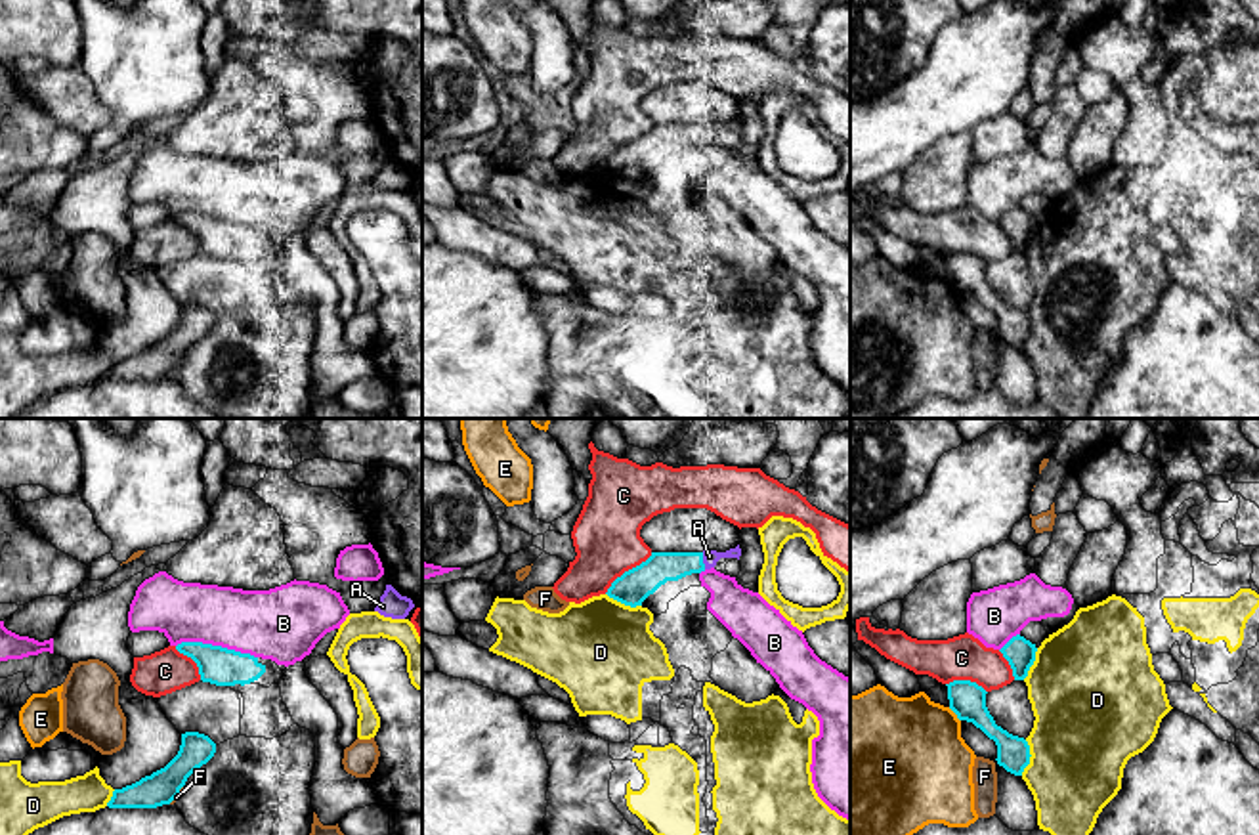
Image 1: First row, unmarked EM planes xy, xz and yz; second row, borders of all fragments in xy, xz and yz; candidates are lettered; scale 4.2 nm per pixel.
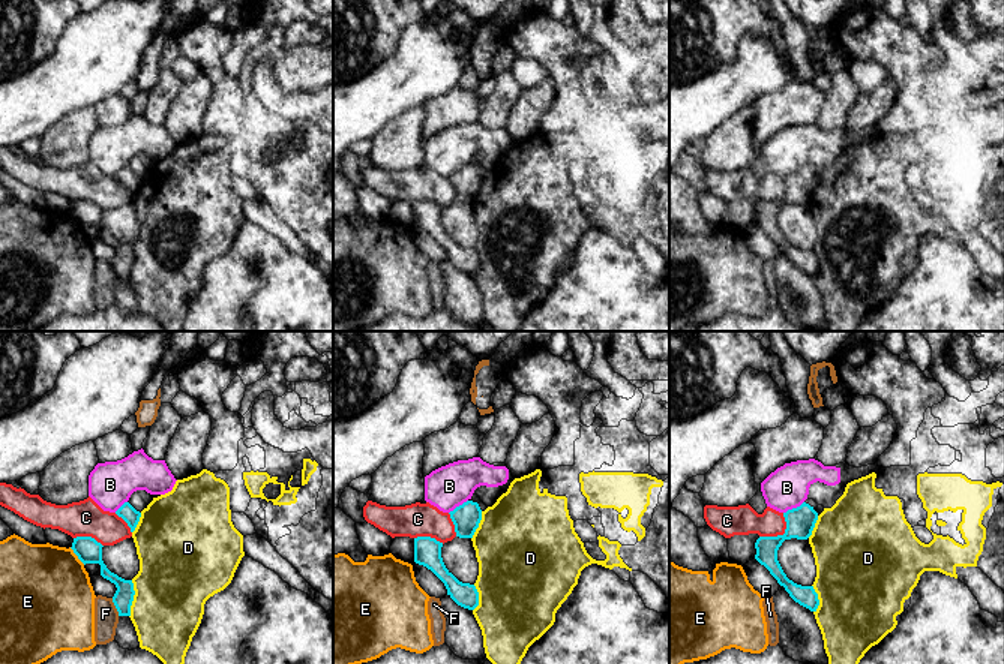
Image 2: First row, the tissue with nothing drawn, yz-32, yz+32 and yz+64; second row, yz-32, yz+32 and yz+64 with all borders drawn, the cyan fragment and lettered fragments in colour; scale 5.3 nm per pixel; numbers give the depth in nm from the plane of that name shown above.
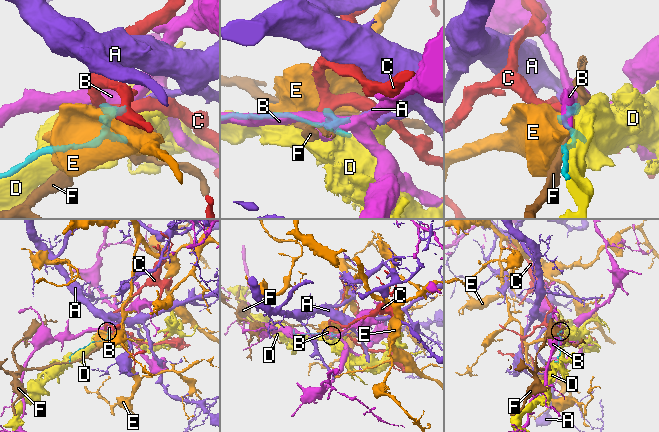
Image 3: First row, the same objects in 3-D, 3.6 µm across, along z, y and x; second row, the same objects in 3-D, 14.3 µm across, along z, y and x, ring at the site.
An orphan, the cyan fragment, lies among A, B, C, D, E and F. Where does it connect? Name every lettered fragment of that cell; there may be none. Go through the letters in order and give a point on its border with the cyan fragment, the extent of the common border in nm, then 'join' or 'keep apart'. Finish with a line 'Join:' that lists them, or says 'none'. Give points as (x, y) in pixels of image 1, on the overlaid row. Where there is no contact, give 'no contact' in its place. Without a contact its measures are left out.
A: meets cyan in xz at (702, 560); contact 70 nm long; join
B: meets cyan in xy at (216, 646); contact 340 nm long; keep apart
C: meets cyan in xz at (629, 570); contact 260 nm long; keep apart
D: meets cyan in xz at (623, 602); contact 160 nm long; keep apart
E: meets cyan in yz at (956, 713); contact 80 nm long; keep apart
F: meets cyan in xy at (172, 799); contact 50 nm long; keep apart
Join: A

